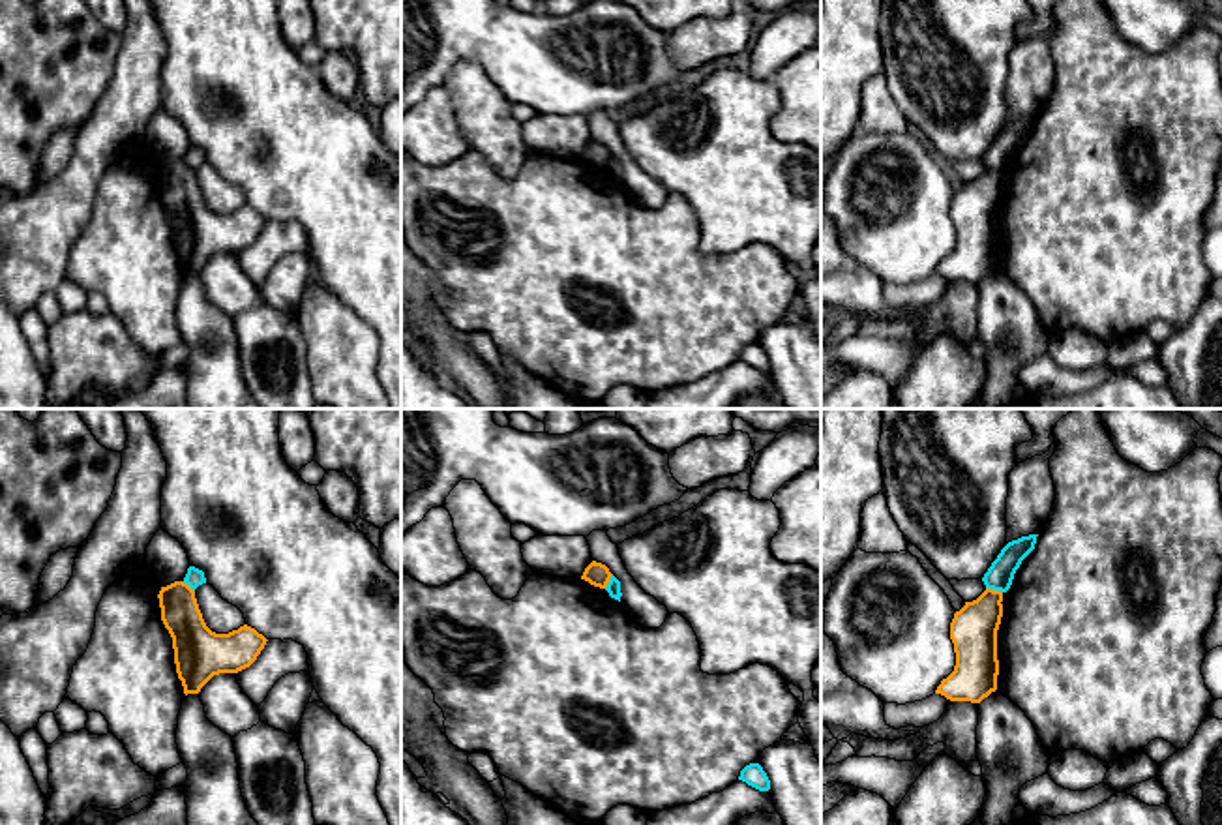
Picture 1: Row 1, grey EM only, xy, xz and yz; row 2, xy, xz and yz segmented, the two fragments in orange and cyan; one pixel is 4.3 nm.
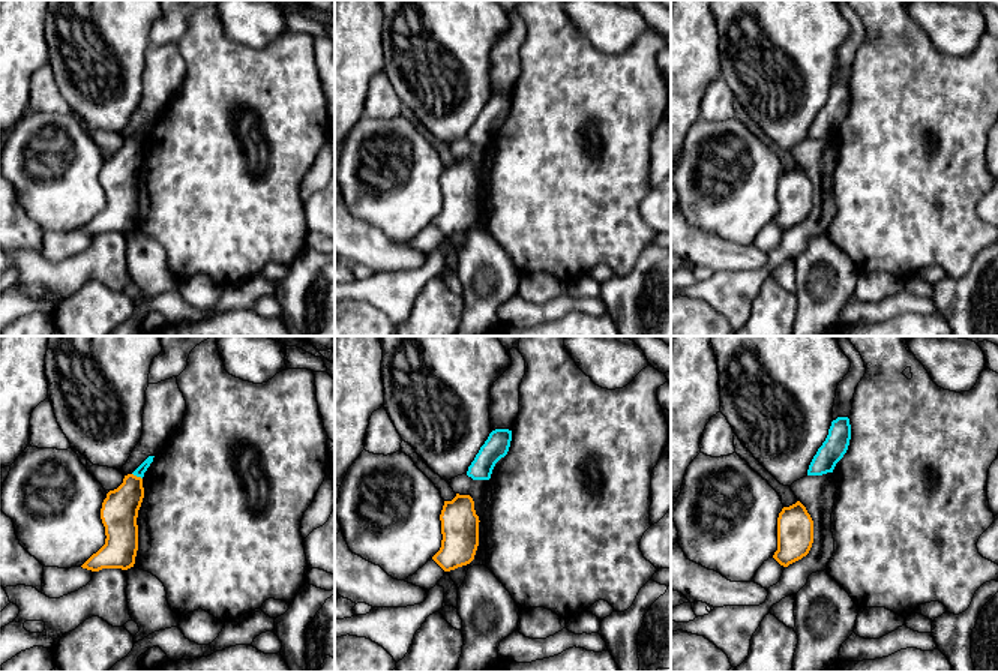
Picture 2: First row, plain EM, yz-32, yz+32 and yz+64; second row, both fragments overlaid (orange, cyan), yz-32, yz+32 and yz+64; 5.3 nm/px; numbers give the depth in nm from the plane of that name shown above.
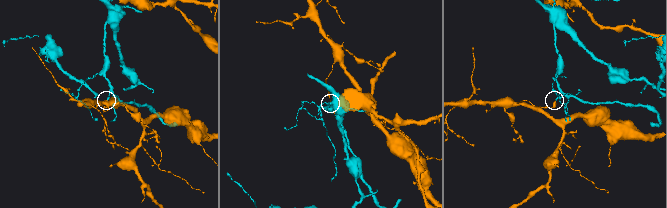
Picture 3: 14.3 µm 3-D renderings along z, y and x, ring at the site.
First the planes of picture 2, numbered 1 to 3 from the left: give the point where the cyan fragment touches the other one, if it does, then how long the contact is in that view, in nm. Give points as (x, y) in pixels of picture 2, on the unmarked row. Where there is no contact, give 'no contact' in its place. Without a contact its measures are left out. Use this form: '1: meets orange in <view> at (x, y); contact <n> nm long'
1: meets orange in yz-32 at (135, 140); contact 70 nm long
2: no contact
3: no contact

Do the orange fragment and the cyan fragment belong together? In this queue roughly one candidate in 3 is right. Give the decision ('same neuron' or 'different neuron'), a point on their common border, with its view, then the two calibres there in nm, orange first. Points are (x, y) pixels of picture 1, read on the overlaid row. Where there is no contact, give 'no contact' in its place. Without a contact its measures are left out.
different neuron; meets orange in yz at (992, 589); 200 nm thick on the orange side, 120 nm on the other

